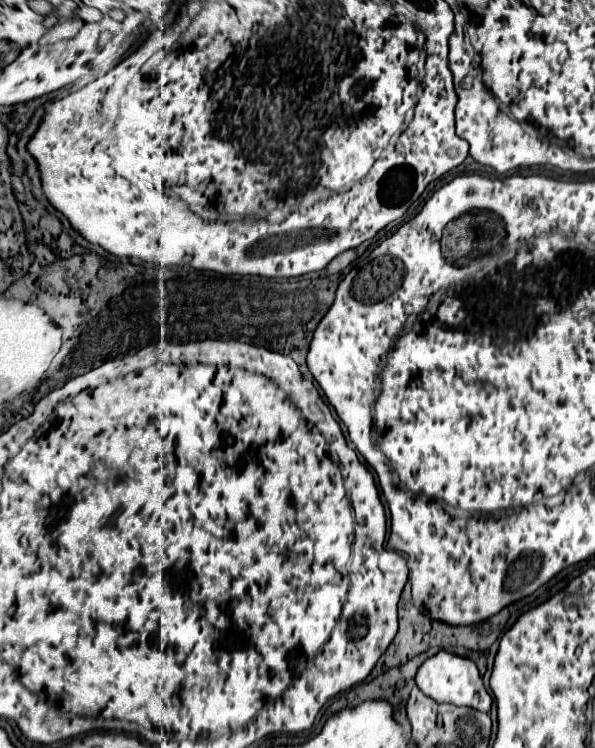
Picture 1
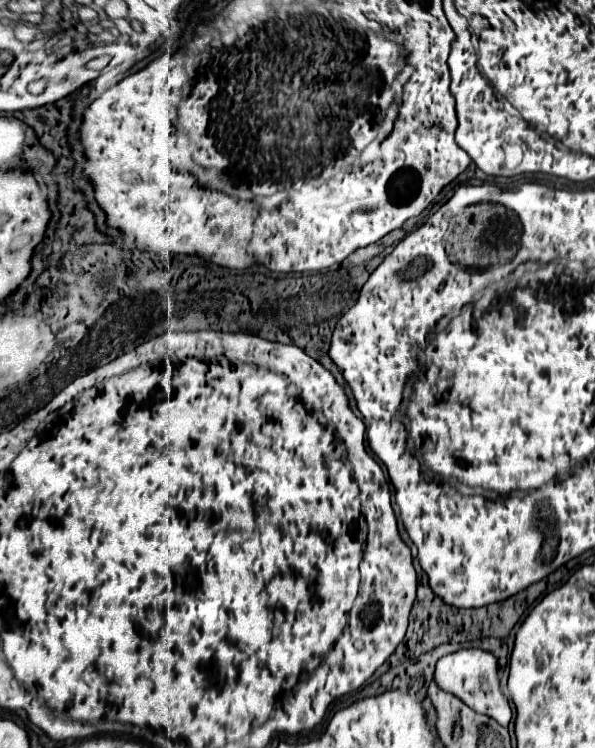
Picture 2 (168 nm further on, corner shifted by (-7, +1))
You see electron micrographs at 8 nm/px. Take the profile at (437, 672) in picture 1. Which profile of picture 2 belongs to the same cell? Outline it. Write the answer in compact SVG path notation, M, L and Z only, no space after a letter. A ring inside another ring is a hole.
M462 649L450 655L444 655L436 663L434 681L442 691L448 691L462 699L470 709L476 713L484 713L492 719L496 719L500 725L508 725L512 719L512 709L506 699L506 695L500 691L500 679L498 679L498 663L492 653L482 649Z

